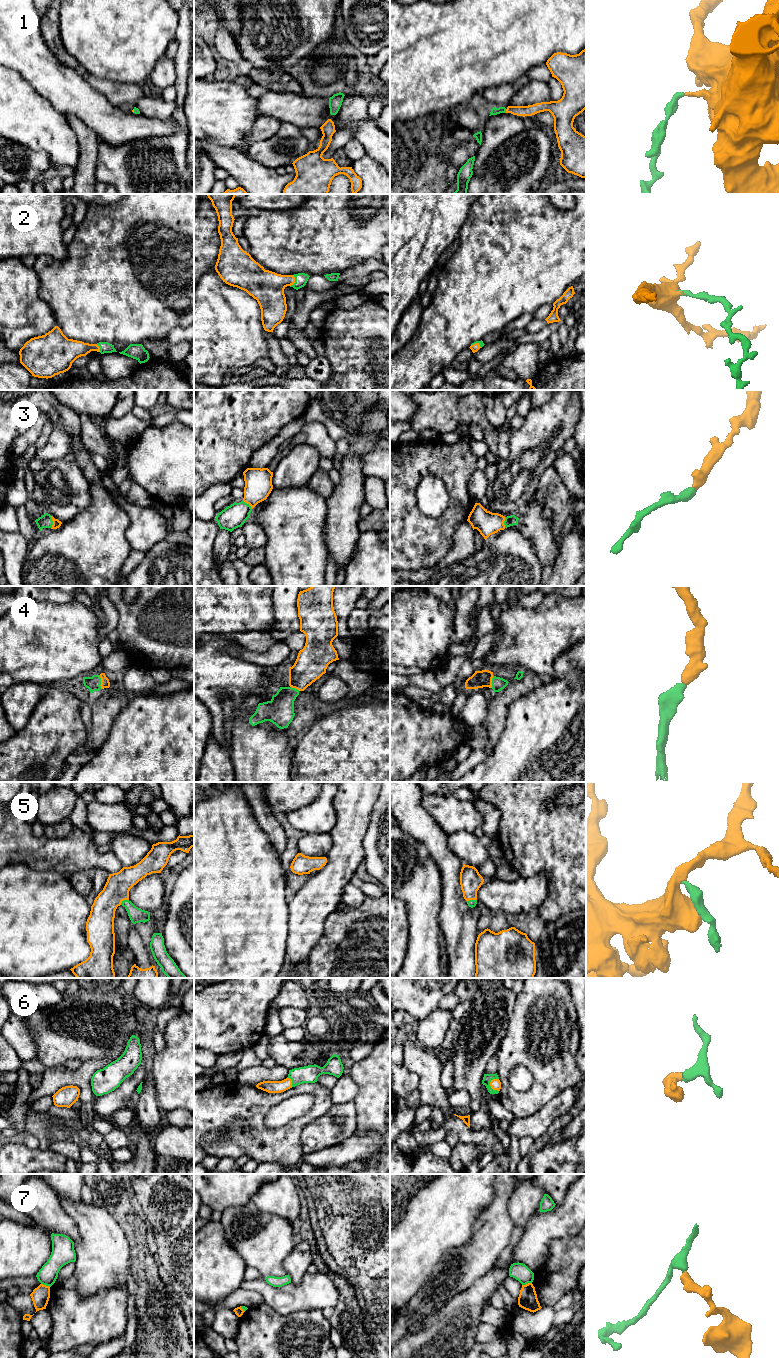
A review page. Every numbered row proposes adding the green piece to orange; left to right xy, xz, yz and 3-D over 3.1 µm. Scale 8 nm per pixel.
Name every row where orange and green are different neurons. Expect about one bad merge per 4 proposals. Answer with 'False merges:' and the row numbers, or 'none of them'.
False merges: 7

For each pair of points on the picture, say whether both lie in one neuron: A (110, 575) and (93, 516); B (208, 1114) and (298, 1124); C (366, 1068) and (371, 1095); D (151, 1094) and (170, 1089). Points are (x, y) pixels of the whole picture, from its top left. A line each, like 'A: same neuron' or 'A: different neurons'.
A: same neuron
B: same neuron
C: same neuron
D: different neurons

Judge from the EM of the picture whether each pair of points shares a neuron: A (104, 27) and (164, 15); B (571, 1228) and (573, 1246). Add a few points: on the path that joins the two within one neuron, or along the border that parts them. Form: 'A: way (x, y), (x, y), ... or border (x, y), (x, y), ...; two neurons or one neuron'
A: way (119, 23), (149, 23); one neuron
B: border (575, 1235), (555, 1238), (550, 1245); two neurons

